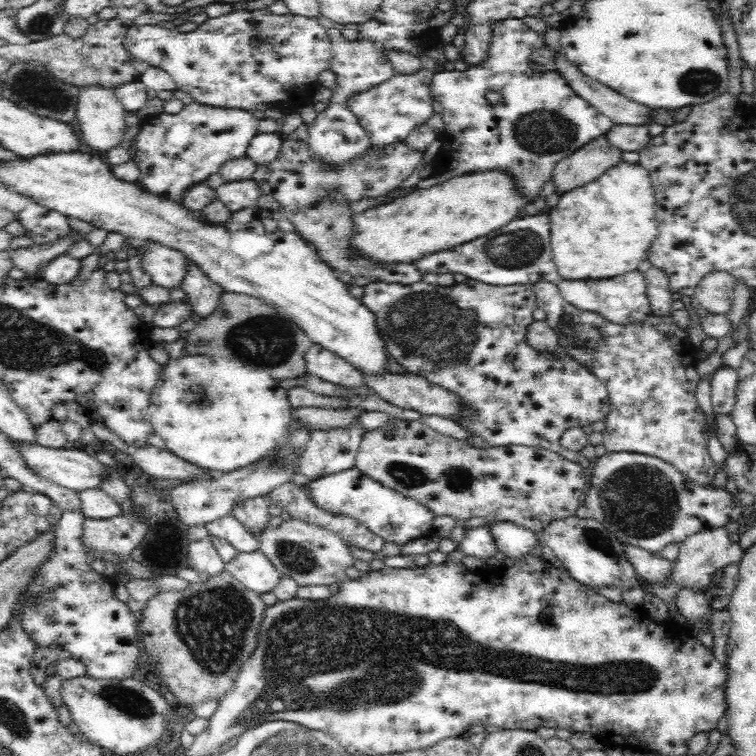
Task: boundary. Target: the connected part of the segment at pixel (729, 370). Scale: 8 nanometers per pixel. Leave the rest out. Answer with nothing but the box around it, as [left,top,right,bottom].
[711,367,738,415]

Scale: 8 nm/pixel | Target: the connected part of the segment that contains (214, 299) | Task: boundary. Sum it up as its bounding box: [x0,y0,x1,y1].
[180,262,224,318]

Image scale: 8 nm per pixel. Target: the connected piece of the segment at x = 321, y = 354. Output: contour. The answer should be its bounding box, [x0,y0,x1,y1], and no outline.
[304,343,364,388]

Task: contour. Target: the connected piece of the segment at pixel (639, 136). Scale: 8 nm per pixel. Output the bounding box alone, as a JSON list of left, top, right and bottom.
[605,124,652,153]

